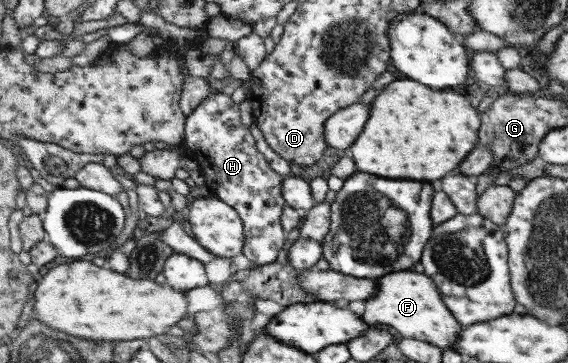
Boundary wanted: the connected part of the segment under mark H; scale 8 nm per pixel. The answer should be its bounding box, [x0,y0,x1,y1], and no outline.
[184,91,287,266]

